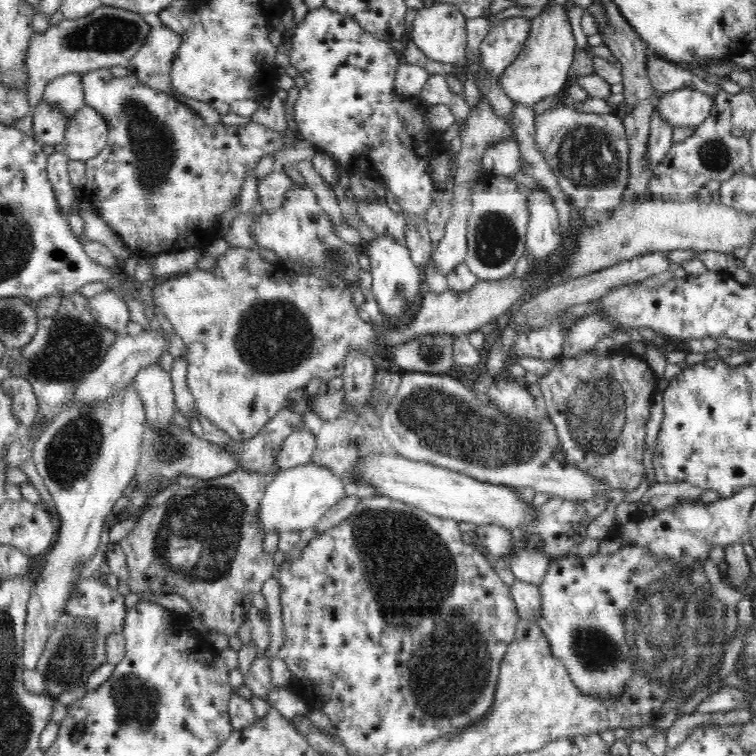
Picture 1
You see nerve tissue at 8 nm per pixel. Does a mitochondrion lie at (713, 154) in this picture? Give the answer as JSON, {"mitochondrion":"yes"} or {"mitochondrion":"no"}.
{"mitochondrion":"yes"}

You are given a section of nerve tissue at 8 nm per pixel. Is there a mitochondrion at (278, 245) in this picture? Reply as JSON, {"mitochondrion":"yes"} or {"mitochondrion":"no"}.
{"mitochondrion":"no"}

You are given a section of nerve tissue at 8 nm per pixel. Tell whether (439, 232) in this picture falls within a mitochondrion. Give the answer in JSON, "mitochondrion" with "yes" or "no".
{"mitochondrion":"no"}

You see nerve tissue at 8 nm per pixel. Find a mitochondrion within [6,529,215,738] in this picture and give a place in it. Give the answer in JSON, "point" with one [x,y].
{"point":[73,657]}

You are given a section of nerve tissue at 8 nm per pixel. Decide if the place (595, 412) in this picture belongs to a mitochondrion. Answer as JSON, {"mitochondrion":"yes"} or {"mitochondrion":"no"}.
{"mitochondrion":"yes"}

